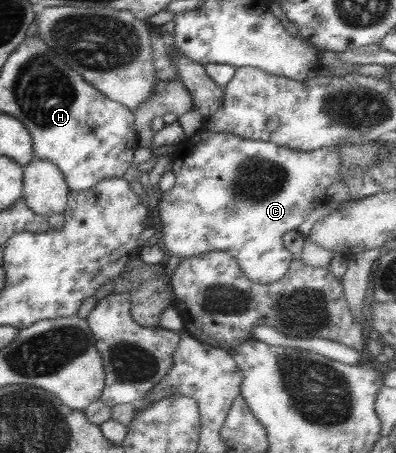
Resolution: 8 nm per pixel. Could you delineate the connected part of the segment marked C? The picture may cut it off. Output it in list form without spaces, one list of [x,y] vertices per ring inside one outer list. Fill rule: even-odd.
[[[211,133],[205,135],[200,143],[190,149],[181,149],[179,153],[174,155],[174,161],[171,166],[171,172],[174,176],[172,187],[161,194],[160,199],[154,201],[158,207],[156,215],[160,218],[161,239],[166,251],[171,256],[178,256],[180,259],[197,256],[209,251],[225,251],[234,258],[234,261],[240,266],[241,272],[252,283],[264,285],[272,283],[280,279],[288,269],[291,262],[291,253],[284,247],[282,243],[282,235],[290,230],[296,230],[298,225],[304,222],[308,215],[319,204],[325,202],[326,188],[337,179],[337,171],[339,170],[339,156],[336,146],[322,147],[313,151],[292,151],[286,147],[278,147],[274,143],[266,143],[261,140],[238,139],[232,134],[227,133]]]

